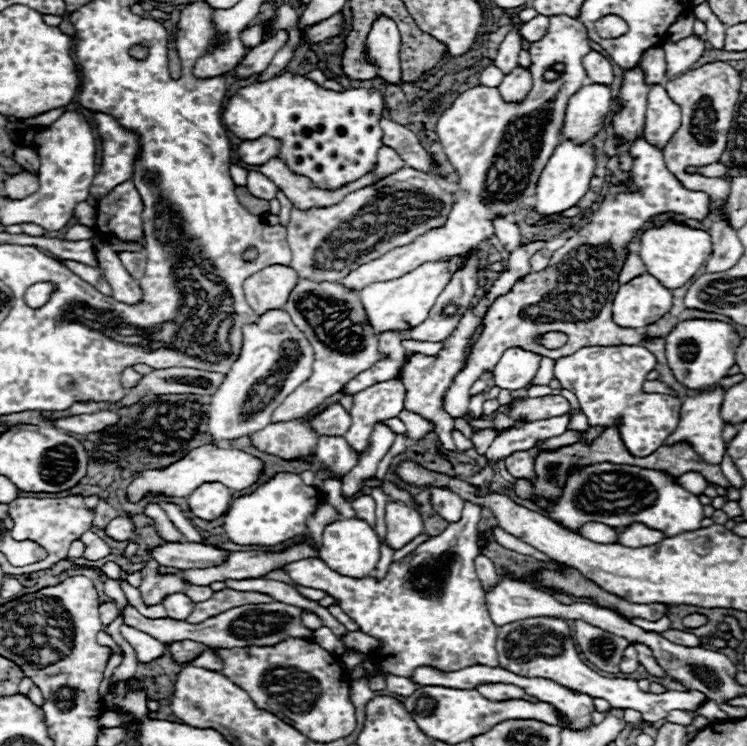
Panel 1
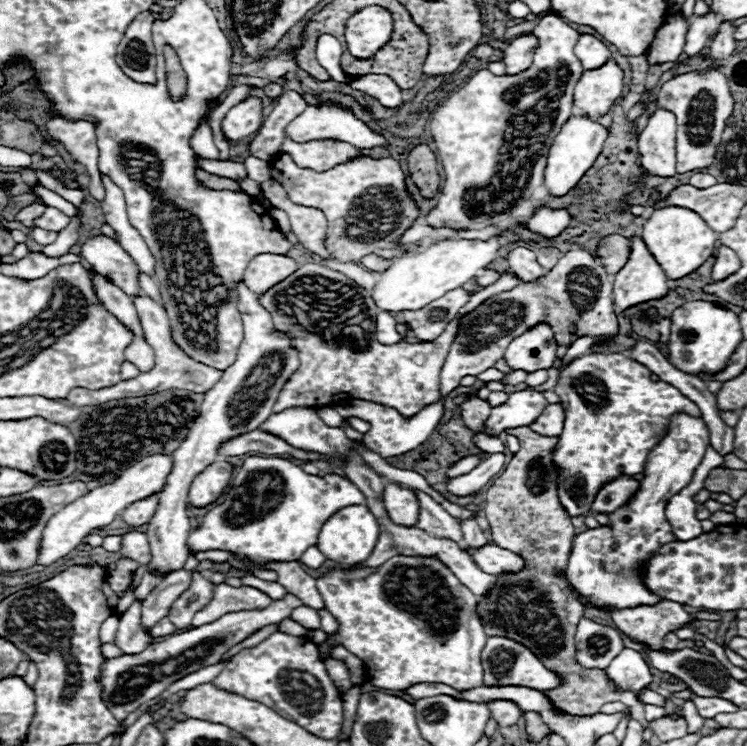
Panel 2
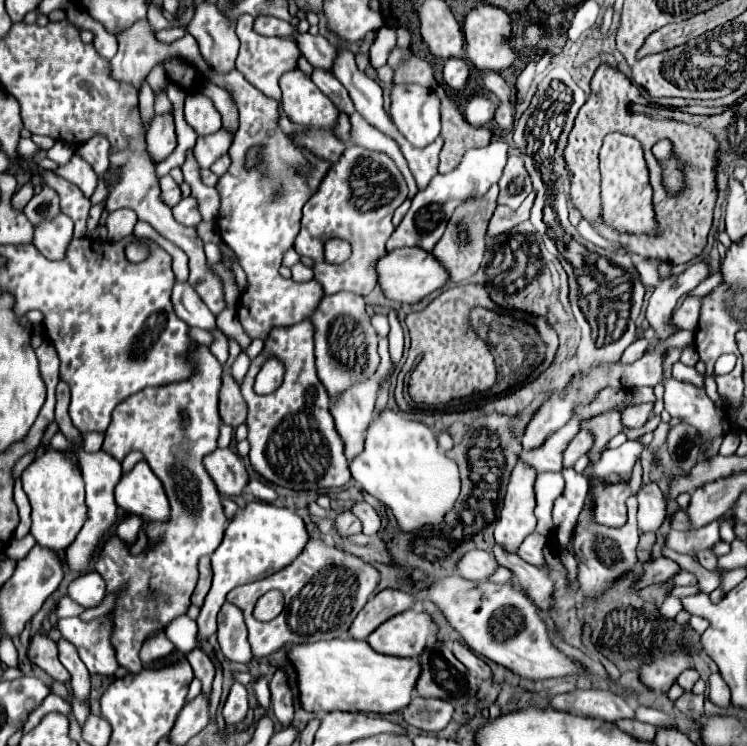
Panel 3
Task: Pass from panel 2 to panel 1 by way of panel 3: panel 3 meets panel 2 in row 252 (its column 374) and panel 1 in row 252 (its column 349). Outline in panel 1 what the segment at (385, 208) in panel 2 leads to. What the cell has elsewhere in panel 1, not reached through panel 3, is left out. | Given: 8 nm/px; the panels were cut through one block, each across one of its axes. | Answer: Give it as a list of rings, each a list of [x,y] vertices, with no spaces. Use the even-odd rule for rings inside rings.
[[[402,168],[390,174],[388,178],[382,178],[374,186],[348,194],[340,204],[328,208],[312,208],[308,212],[300,212],[292,208],[290,222],[286,226],[288,244],[294,256],[290,268],[298,272],[298,278],[308,278],[314,282],[340,282],[348,272],[352,272],[360,264],[376,260],[398,246],[406,246],[414,242],[420,234],[446,224],[448,214],[452,210],[452,202],[454,196],[440,186],[438,178],[414,168]]]

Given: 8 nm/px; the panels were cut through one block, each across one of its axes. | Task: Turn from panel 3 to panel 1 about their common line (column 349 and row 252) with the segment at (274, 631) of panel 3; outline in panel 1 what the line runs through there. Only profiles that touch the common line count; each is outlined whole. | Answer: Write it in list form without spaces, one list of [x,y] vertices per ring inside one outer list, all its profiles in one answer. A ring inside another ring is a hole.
[[[644,138],[632,146],[632,156],[632,184],[610,186],[604,200],[588,216],[588,224],[584,224],[572,238],[566,240],[562,248],[552,254],[546,270],[520,278],[510,292],[498,296],[490,304],[484,318],[484,332],[472,348],[468,364],[456,374],[450,390],[446,392],[444,406],[452,418],[466,414],[470,386],[482,376],[482,372],[494,370],[508,348],[522,348],[556,360],[592,344],[628,346],[642,342],[642,334],[638,330],[620,328],[612,320],[612,302],[620,288],[616,280],[626,262],[632,238],[638,234],[638,230],[642,230],[642,224],[664,212],[704,220],[708,216],[708,196],[682,188],[680,182],[666,170],[662,152],[656,146],[650,146]],[[544,330],[562,330],[568,334],[566,346],[558,350],[538,346],[534,342],[534,334]]]

